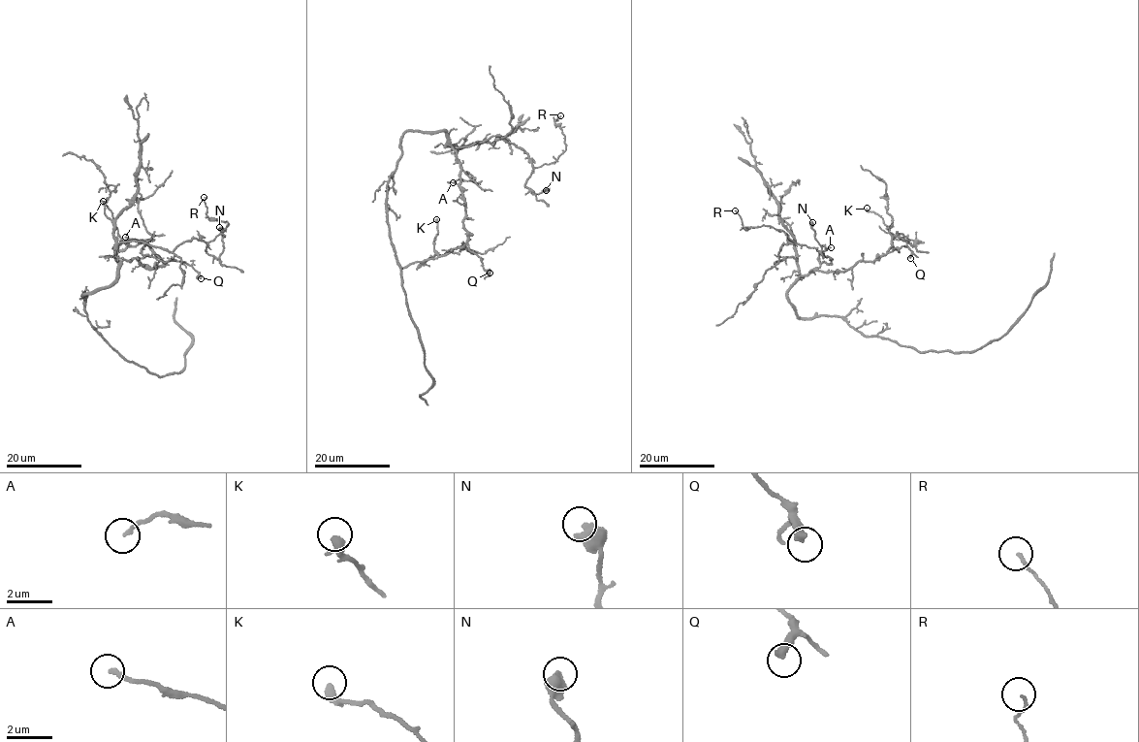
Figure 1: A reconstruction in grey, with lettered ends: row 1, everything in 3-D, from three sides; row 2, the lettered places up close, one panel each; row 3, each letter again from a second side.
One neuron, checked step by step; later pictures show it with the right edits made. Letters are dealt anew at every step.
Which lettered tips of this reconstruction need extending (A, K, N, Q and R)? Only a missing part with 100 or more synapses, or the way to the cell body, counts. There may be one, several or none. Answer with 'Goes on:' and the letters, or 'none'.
Goes on: none

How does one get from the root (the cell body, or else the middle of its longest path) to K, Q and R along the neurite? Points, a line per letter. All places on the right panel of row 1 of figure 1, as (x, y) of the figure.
K: (830, 316), (800, 318), (787, 291), (811, 270), (847, 271), (879, 259), (893, 237), (904, 241), (867, 208)
Q: (830, 316), (797, 316), (787, 291), (800, 275), (811, 270), (847, 271), (901, 246), (911, 251), (910, 258)
R: (830, 316), (797, 316), (787, 290), (797, 260), (775, 262), (795, 242), (769, 225), (744, 229), (735, 210)

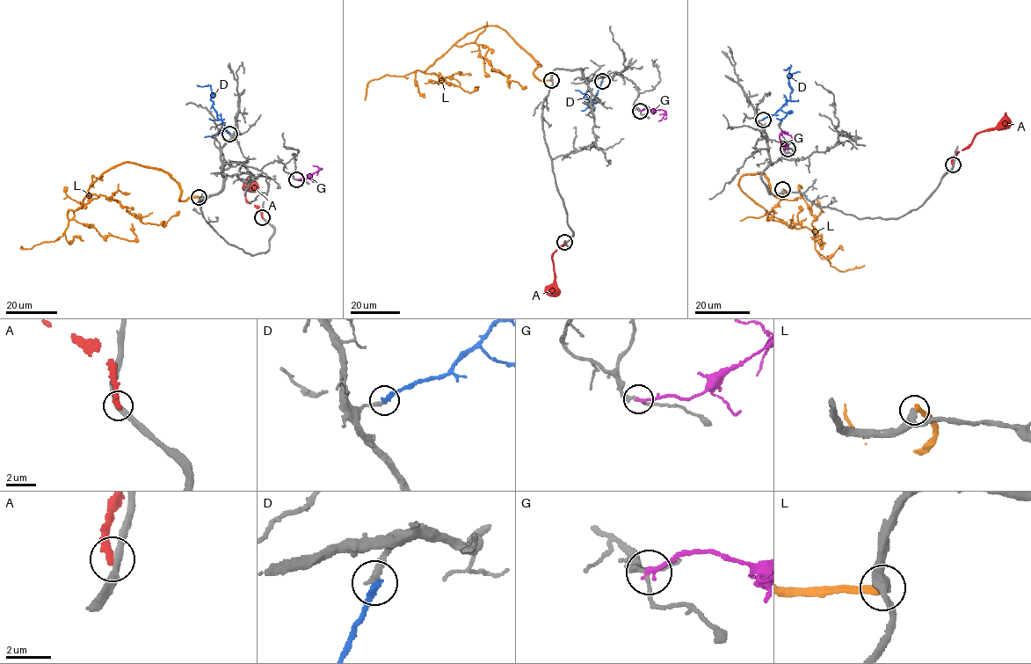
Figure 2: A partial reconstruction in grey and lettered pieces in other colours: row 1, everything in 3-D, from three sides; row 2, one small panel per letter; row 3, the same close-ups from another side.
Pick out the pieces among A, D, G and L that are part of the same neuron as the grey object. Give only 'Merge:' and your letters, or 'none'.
Merge: D, L

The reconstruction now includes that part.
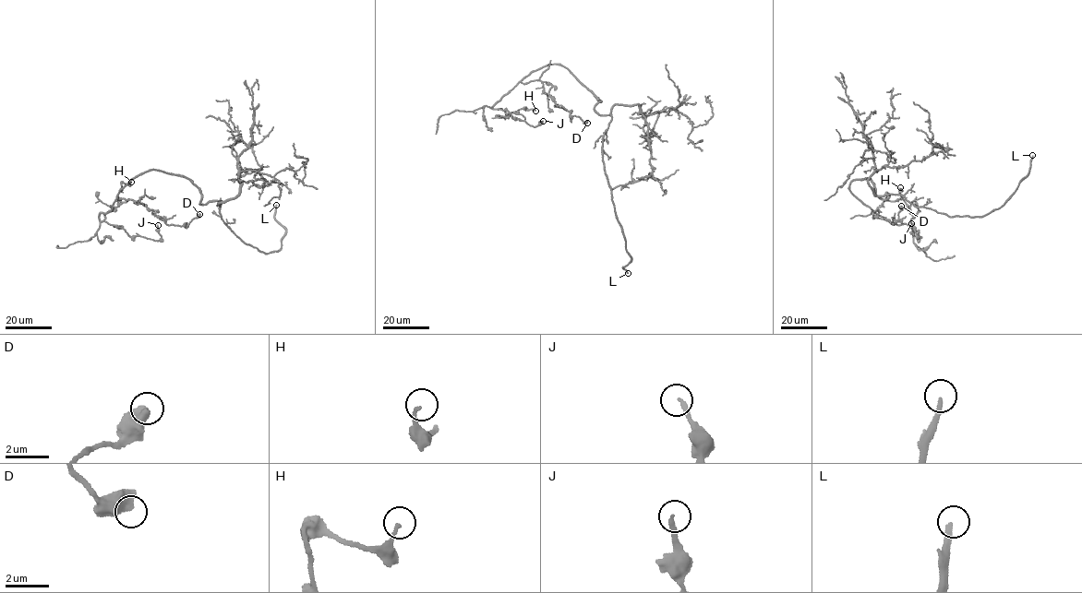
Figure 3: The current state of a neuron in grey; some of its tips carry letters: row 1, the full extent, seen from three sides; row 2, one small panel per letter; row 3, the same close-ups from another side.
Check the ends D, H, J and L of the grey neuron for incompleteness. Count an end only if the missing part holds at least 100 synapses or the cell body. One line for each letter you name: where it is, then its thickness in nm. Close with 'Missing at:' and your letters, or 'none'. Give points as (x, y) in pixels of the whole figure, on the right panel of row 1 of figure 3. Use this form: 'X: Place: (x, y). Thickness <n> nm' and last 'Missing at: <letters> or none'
L: Place: (1032, 155). Thickness 220 nm
Missing at: L

